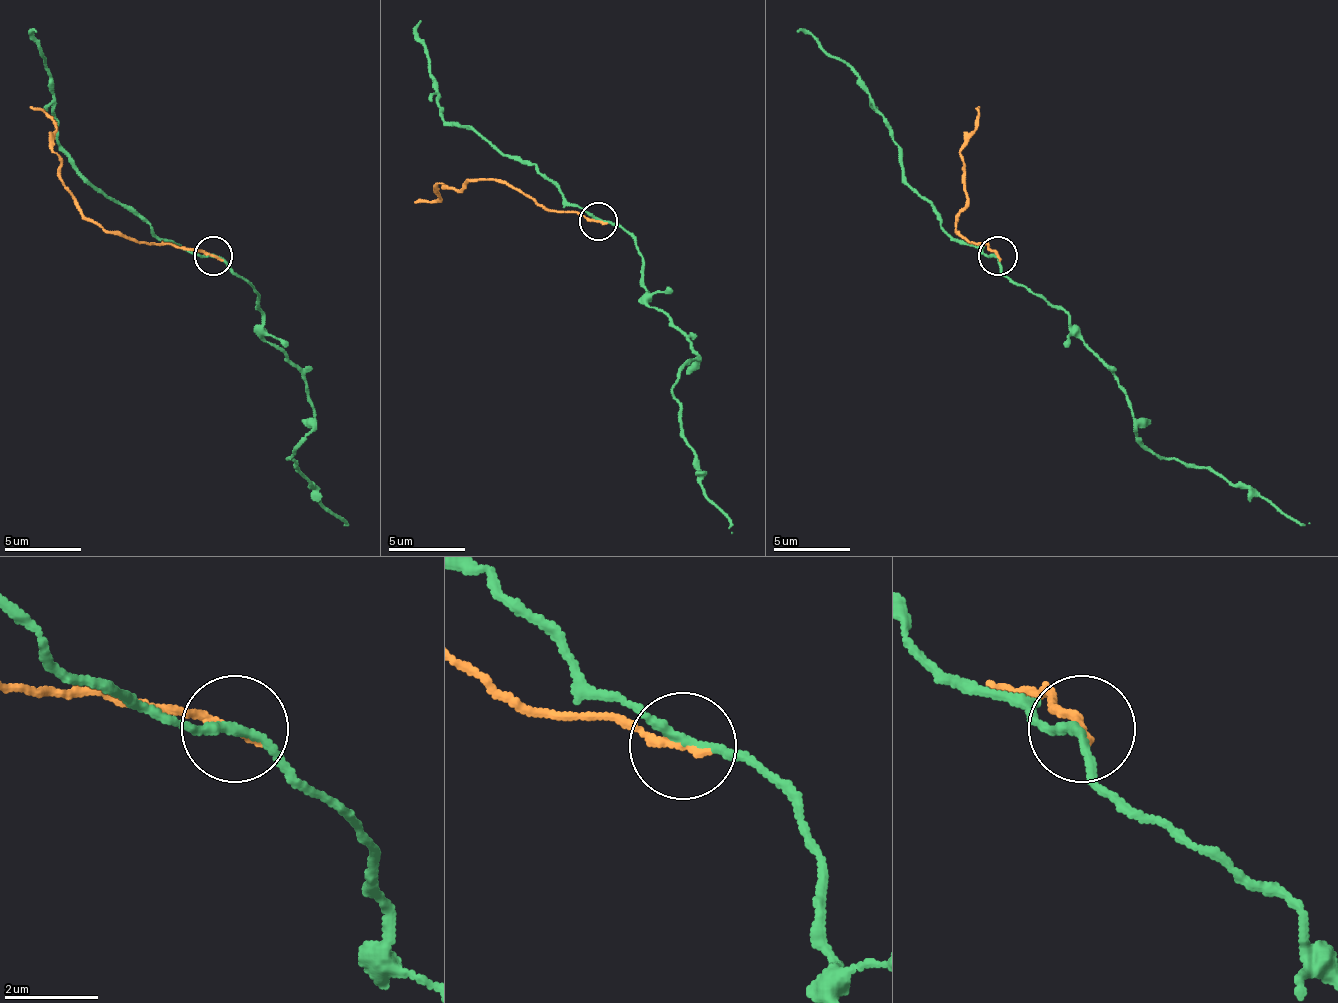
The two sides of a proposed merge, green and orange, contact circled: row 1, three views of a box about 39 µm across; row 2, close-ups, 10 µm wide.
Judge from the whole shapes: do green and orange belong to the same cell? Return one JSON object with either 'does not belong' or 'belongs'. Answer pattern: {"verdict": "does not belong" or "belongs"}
{"verdict": "does not belong"}

